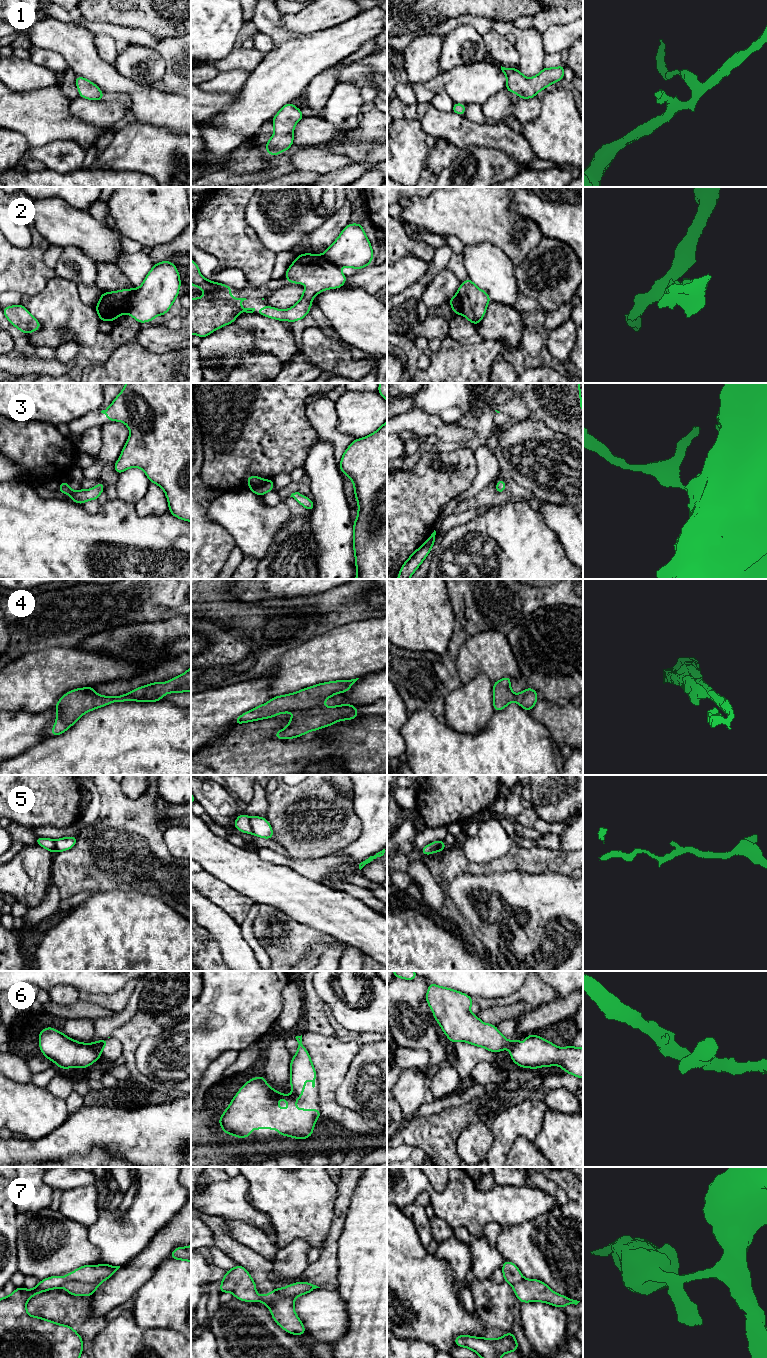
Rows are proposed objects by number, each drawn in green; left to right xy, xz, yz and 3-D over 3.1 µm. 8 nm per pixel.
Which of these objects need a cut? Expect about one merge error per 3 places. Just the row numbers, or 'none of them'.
2, 5, 7

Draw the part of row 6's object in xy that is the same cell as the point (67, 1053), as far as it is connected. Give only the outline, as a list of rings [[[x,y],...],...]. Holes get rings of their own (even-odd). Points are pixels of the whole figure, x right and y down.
[[[47,1027],[39,1033],[39,1047],[45,1057],[61,1069],[87,1068],[100,1059],[101,1050],[106,1048],[108,1038],[90,1044],[80,1043],[63,1032]]]

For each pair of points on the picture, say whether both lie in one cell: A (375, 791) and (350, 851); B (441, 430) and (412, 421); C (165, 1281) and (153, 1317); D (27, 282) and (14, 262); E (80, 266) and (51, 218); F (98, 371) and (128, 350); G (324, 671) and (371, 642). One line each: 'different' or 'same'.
A: same
B: same
C: same
D: same
E: different
F: same
G: same

